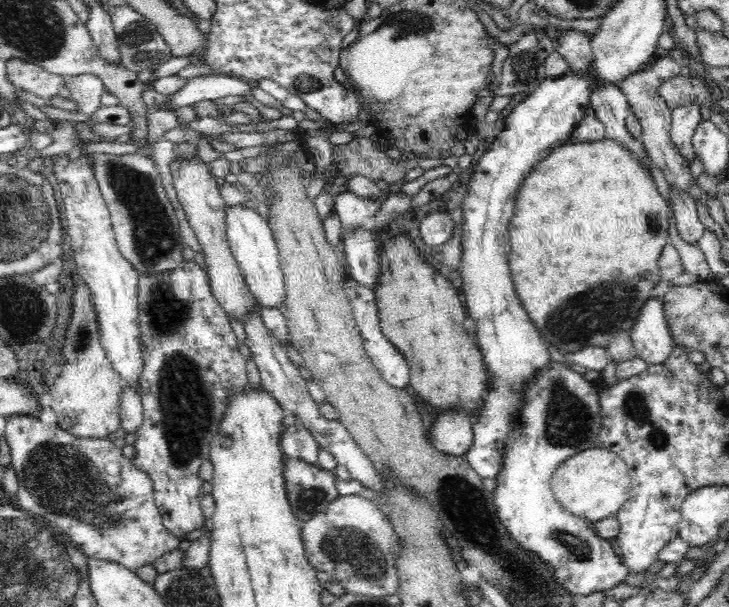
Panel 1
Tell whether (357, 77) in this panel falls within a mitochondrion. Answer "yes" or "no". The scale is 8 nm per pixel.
no

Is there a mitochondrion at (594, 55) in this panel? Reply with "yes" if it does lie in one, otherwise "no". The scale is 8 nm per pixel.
no

